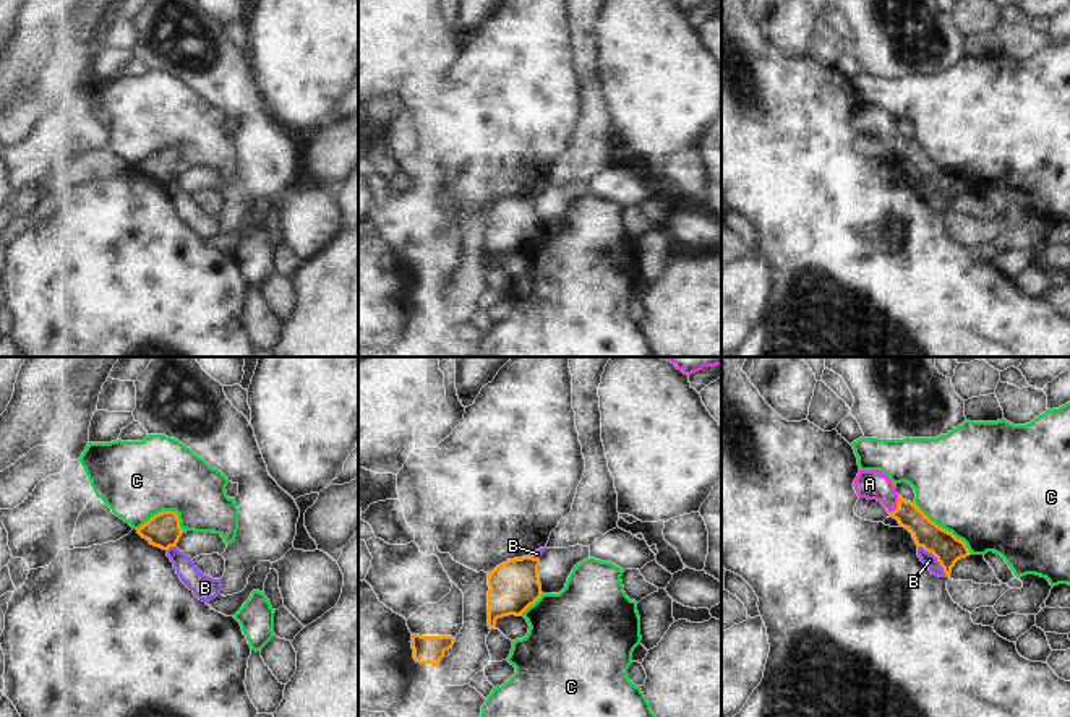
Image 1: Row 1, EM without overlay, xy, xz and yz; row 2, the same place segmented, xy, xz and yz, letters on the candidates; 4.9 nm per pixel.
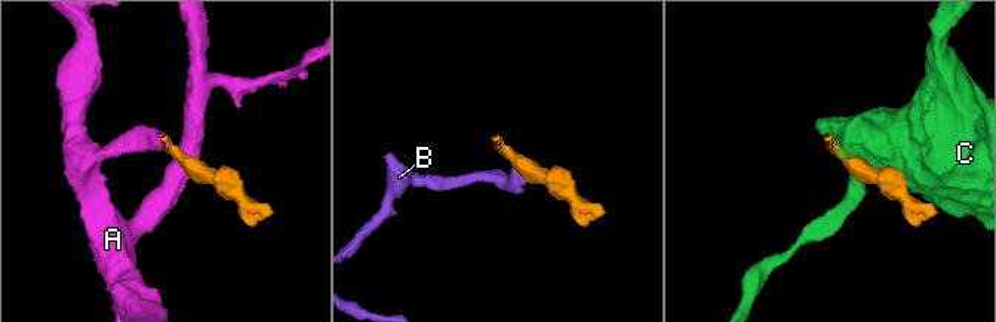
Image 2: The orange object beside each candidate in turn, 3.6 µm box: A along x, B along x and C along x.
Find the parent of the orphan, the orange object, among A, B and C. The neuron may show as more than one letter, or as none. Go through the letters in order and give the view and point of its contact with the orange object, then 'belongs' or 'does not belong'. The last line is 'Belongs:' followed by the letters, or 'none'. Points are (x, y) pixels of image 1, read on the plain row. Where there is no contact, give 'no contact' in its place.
A: yz (897, 141) | belongs
B: yz (936, 193) | does not belong
C: yz (944, 166) | does not belong
Belongs: A

